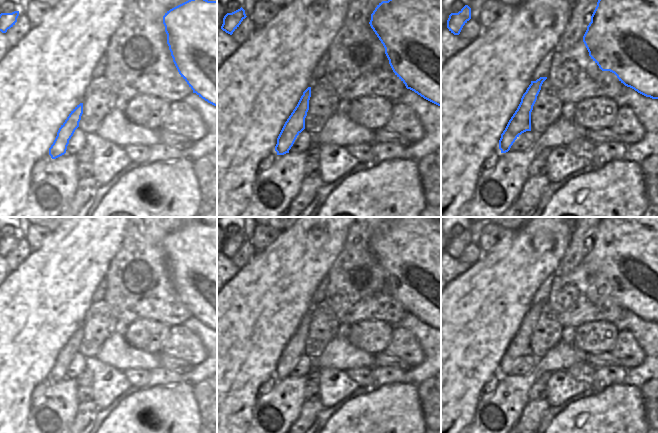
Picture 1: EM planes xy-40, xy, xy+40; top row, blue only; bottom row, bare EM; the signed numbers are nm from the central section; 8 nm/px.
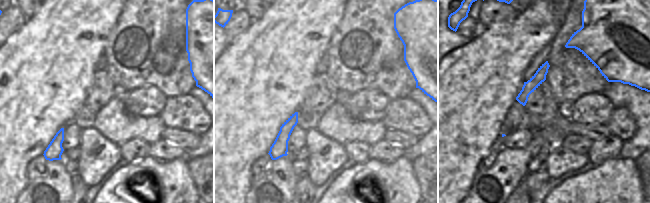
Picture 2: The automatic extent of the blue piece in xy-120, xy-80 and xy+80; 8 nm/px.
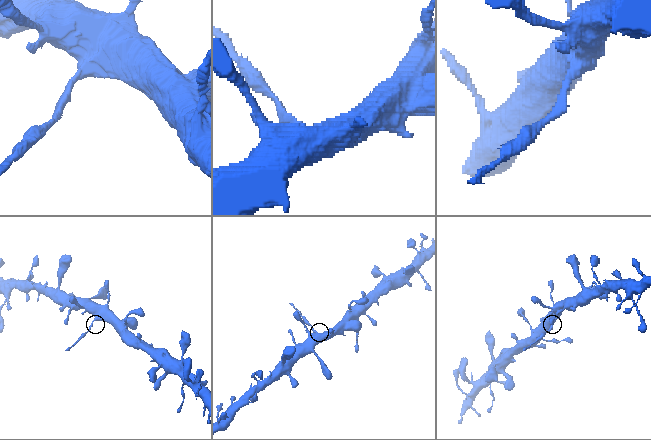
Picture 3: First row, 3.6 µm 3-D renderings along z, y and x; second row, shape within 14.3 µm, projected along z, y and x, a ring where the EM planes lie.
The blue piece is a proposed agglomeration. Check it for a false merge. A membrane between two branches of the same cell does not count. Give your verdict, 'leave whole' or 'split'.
split

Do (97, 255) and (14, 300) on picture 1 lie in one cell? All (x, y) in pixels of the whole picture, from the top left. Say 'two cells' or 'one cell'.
one cell

